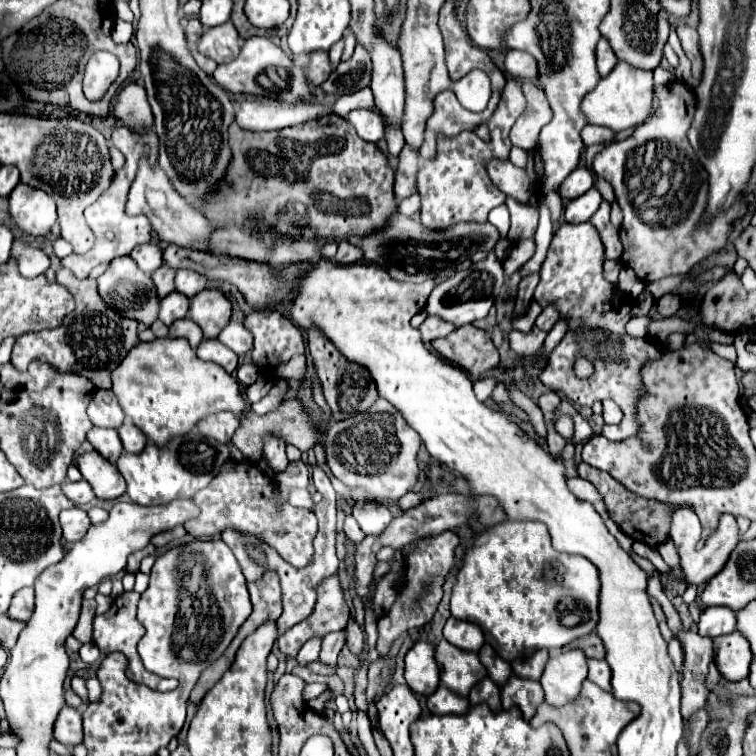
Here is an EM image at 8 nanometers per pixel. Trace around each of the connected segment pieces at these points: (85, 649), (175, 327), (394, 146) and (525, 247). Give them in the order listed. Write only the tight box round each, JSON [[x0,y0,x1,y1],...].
[[80,643,100,665],[170,319,202,349],[384,120,405,160],[504,239,536,277]]

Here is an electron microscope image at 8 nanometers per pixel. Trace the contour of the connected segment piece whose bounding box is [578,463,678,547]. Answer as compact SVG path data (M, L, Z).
M586 463L578 465L578 473L582 479L588 479L602 495L608 515L616 521L616 525L634 541L642 541L650 547L658 547L660 543L664 543L668 539L668 529L670 529L670 513L678 507L674 505L666 505L660 501L648 501L642 499L638 495L630 495L630 491L626 491L626 487L622 487L622 483L618 483L616 479L612 479L610 475L606 475L606 471L598 471Z

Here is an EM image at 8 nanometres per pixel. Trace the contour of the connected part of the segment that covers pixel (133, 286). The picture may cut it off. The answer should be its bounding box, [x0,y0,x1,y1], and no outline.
[98,257,160,327]

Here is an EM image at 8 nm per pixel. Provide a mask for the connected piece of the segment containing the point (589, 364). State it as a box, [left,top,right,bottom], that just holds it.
[574,355,594,379]

